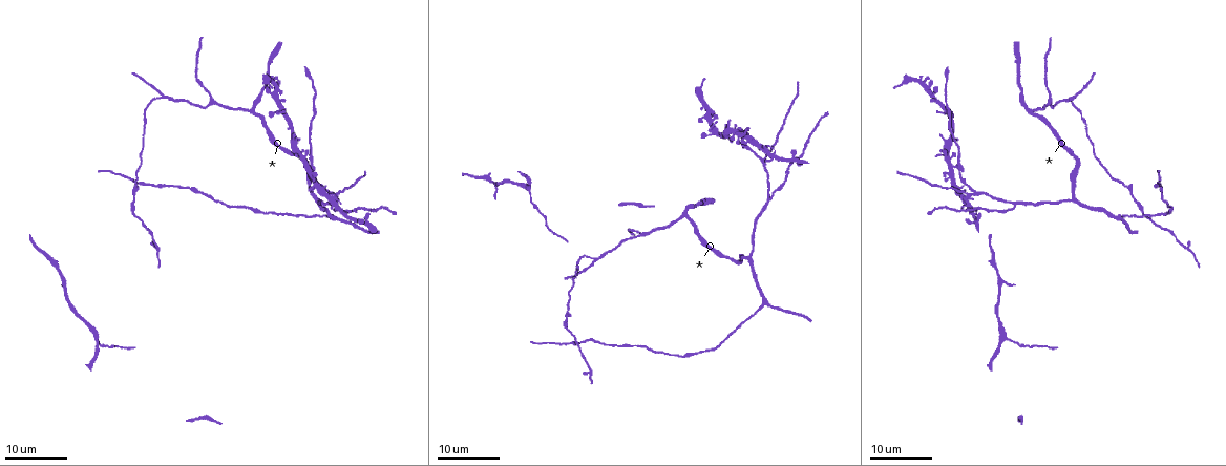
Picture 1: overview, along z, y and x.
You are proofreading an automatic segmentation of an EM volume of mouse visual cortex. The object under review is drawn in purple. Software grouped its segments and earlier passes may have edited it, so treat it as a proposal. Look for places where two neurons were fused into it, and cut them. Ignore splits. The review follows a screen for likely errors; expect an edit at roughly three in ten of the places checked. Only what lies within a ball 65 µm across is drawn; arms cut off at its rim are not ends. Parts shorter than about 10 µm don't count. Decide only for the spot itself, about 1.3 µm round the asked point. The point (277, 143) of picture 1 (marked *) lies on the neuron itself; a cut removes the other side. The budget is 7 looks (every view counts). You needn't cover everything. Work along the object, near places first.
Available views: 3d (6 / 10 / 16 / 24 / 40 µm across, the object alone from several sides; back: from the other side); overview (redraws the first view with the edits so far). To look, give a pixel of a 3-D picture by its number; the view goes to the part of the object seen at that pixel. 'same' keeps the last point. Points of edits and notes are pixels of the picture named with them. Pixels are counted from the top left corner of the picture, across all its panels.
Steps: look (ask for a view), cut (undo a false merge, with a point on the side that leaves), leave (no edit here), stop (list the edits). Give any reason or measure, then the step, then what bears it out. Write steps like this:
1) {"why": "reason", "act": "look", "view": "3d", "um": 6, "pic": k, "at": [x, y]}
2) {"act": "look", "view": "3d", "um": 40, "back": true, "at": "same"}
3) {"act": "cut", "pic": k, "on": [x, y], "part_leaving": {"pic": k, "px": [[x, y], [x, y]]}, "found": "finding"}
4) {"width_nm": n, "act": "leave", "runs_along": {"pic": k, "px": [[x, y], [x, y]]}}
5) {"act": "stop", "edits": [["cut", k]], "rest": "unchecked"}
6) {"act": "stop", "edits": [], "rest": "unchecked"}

{"why": "arms part here", "act": "look", "view": "3d", "um": 24, "pic": 1, "at": [337, 195]}

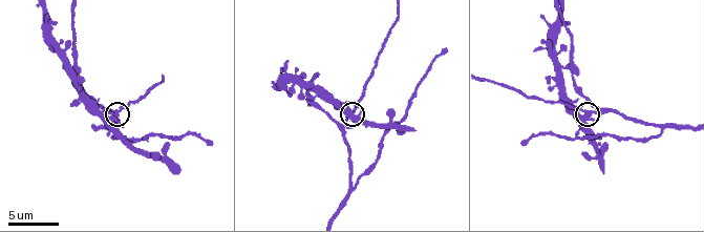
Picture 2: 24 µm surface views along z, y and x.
{"act": "look", "view": "3d", "um": 6, "pic": 2, "at": [118, 114]}

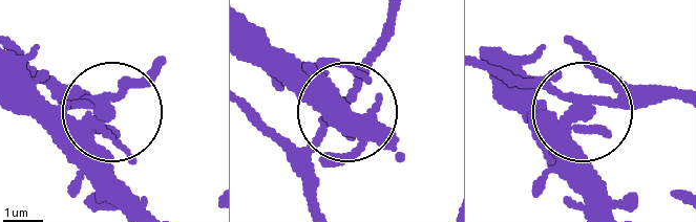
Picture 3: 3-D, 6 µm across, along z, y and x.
{"act": "cut", "pic": 3, "on": [74, 157], "found": "a second neuron is stuck on"}

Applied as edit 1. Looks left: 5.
{"why": "arms part here", "act": "look", "view": "3d", "um": 24, "pic": 1, "at": [683, 215]}

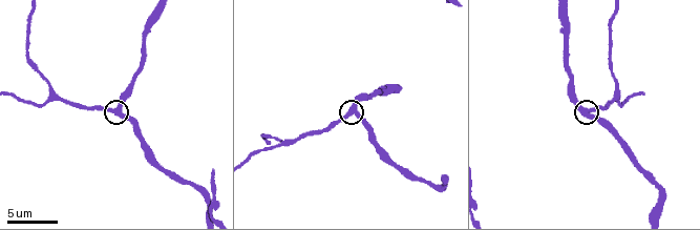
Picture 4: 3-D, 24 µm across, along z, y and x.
{"act": "look", "view": "3d", "um": 10, "pic": 4, "at": [114, 109]}

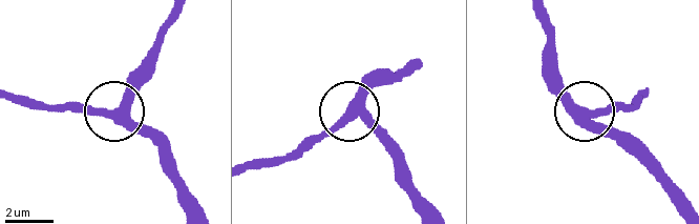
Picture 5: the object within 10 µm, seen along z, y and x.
{"arms": 3, "act": "leave", "runs_along": {"pic": 5, "px": [[682, 203], [551, 79]]}, "found": "continuous, no second neuron"}

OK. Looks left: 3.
{"why": "thin arm on a thick one", "act": "look", "view": "3d", "um": 10, "pic": 2, "at": [660, 130]}

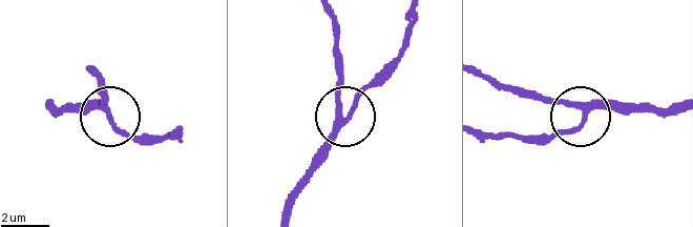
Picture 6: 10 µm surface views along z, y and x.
{"act": "leave", "runs_along": {"pic": 6, "px": [[677, 107], [600, 107], [541, 141]]}, "found": "one neuron here"}

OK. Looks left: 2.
{"why": "three arms meet", "act": "look", "view": "3d", "um": 16, "pic": 1, "at": [164, 98]}

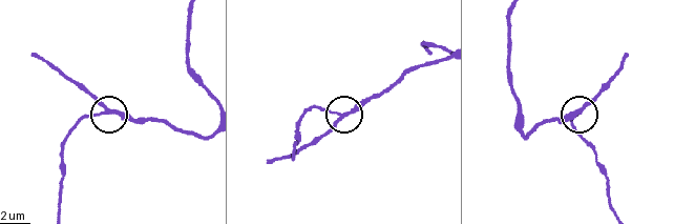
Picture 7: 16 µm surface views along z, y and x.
{"act": "look", "view": "3d", "um": 10, "pic": 7, "at": [580, 112]}

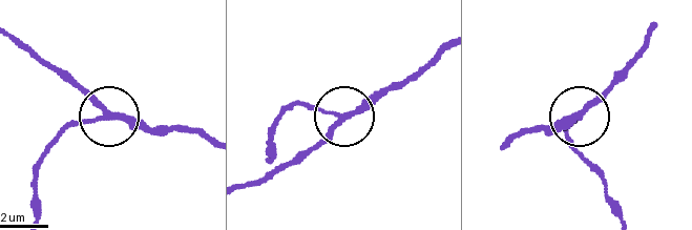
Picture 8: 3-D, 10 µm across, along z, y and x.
{"act": "leave", "runs_along": {"pic": 8, "px": [[506, 145], [528, 132], [547, 132], [577, 114], [565, 137]]}, "found": "continuous, no second neuron"}

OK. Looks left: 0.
{"act": "stop", "edits": [["cut", 3]], "rest": "unchecked"}

